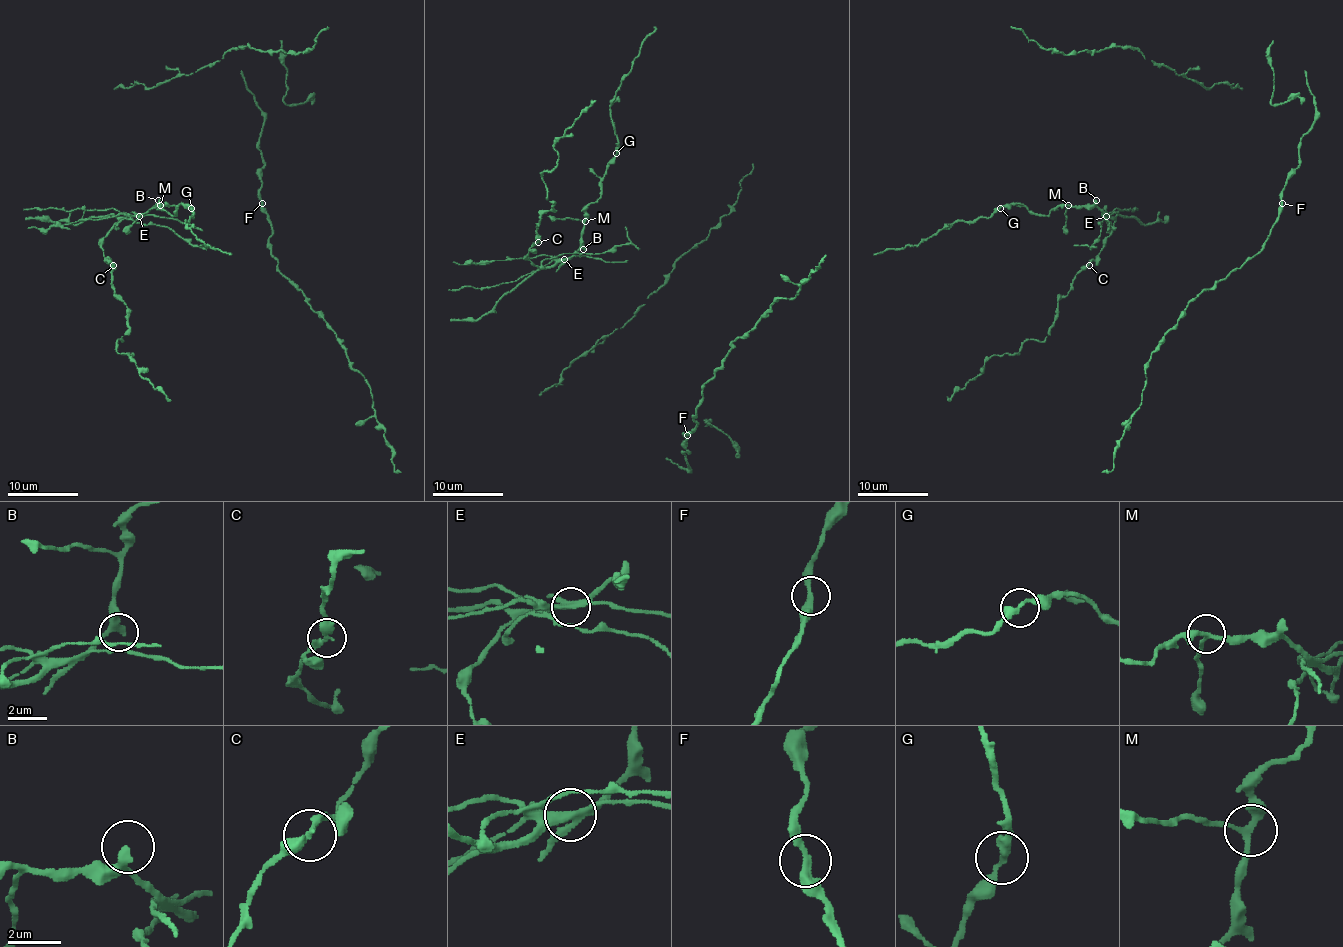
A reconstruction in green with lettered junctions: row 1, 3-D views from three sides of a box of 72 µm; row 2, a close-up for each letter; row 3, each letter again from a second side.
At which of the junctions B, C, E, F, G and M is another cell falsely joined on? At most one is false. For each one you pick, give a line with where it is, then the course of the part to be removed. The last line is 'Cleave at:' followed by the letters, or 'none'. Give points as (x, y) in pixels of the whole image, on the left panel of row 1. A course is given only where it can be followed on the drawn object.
E: at (139, 216); foreign part runs (139, 215), (126, 215), (112, 208), (23, 210)
Cleave at: E

